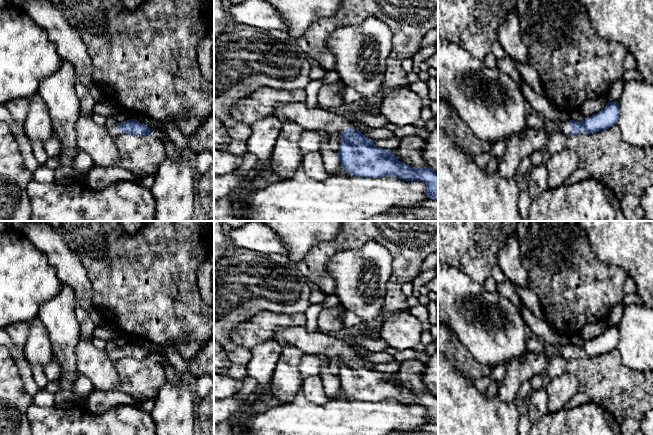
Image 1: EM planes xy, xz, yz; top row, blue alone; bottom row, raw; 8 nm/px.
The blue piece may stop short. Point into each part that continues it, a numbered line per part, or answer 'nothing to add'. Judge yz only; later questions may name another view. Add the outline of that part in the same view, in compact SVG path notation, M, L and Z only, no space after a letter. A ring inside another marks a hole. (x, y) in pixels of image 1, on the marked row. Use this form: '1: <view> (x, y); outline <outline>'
1: yz (563, 127); outline M569 121L557 123L557 130L566 137L571 135L569 129Z

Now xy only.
1: xy (113, 131); outline M118 123L115 124L114 126L110 127L110 128L106 128L108 134L114 139L116 137L118 137L119 135L123 134L123 132L121 132L118 129Z

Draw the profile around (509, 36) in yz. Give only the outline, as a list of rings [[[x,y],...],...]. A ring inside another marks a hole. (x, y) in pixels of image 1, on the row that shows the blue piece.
[[[516,8],[511,10],[501,22],[497,38],[506,54],[514,62],[530,64],[530,54],[522,40],[520,21]]]

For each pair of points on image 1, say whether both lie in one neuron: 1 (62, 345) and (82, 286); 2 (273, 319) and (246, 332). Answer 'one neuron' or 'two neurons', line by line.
1: two neurons
2: one neuron

